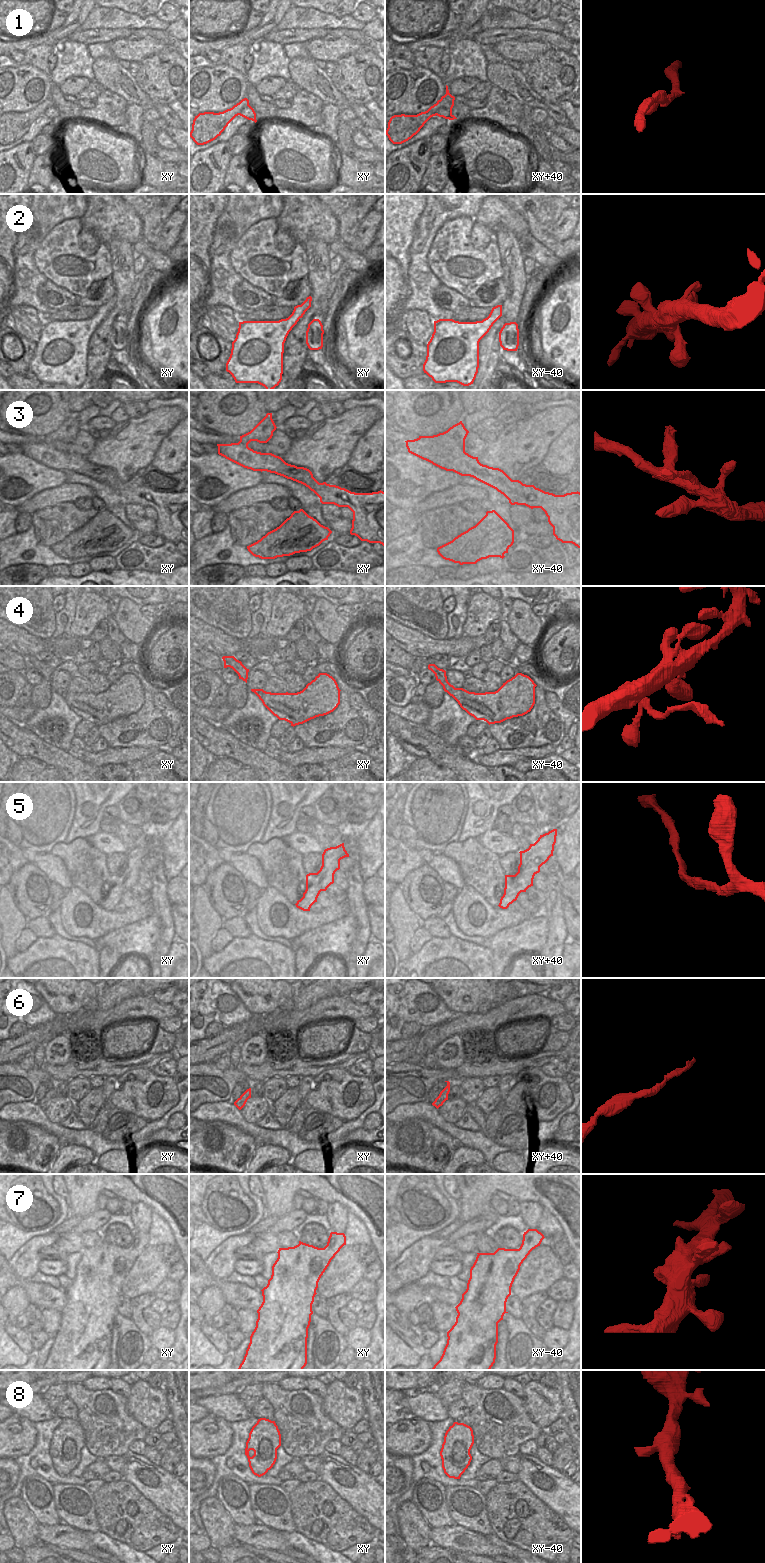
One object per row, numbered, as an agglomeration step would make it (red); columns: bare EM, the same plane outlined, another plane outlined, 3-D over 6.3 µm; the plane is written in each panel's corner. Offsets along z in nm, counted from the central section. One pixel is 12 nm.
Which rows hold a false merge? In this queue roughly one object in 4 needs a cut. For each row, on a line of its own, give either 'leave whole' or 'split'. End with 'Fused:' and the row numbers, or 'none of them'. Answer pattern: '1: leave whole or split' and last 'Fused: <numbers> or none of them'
1: leave whole
2: leave whole
3: leave whole
4: leave whole
5: leave whole
6: leave whole
7: leave whole
8: leave whole
Fused: none of them

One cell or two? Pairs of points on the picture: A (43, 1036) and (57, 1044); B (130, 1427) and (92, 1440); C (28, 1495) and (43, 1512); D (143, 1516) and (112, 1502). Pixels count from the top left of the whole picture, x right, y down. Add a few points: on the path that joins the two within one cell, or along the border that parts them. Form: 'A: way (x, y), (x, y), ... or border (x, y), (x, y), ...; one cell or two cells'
A: border (65, 1033), (59, 1033), (44, 1045); two cells
B: way (121, 1429), (110, 1429), (101, 1438); one cell
C: way (32, 1499), (39, 1508); one cell
D: way (135, 1518), (132, 1518), (120, 1508); one cell

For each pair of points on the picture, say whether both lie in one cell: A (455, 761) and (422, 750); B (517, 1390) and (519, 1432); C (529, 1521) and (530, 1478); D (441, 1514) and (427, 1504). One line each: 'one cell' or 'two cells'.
A: one cell
B: two cells
C: two cells
D: one cell

